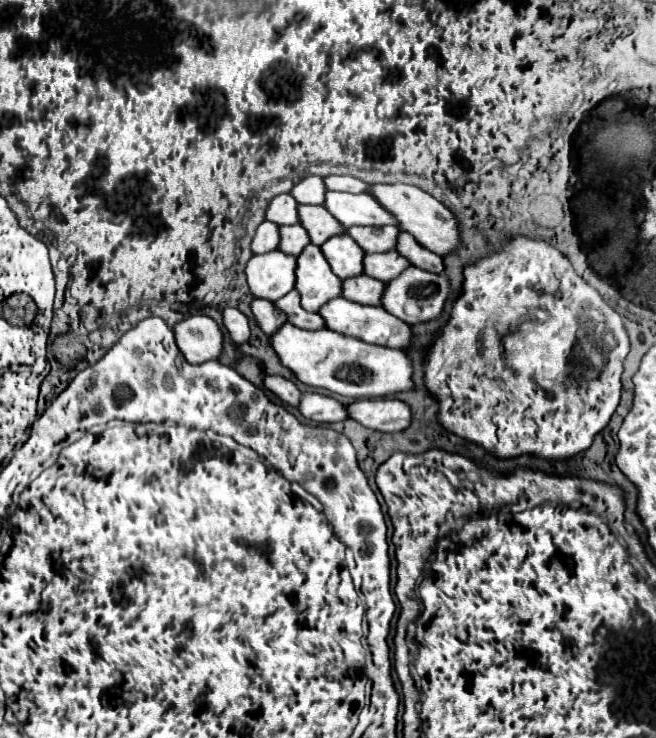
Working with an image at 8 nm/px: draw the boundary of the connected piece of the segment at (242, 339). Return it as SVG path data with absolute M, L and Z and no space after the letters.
M223 308L223 326L235 346L241 346L249 340L249 320L237 308Z

